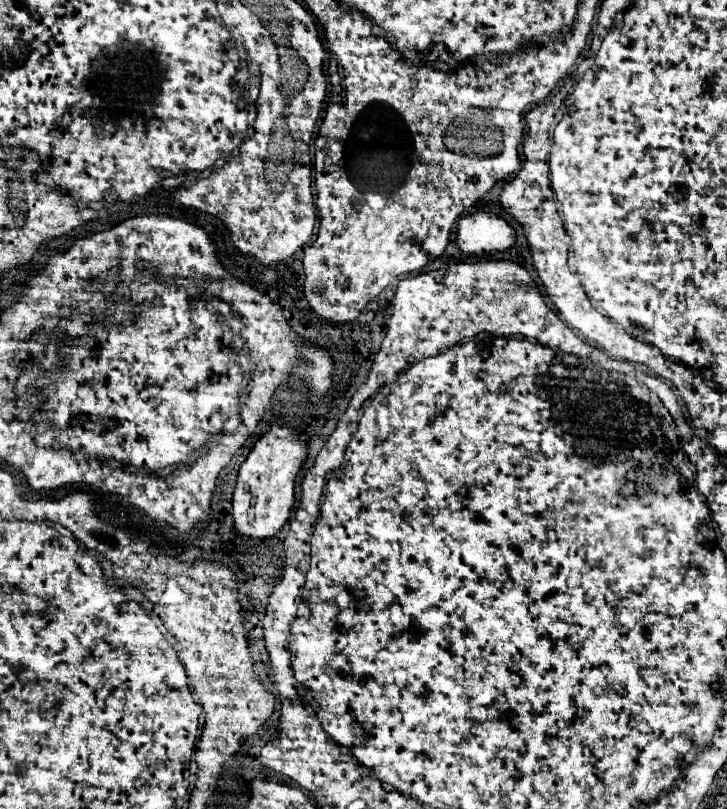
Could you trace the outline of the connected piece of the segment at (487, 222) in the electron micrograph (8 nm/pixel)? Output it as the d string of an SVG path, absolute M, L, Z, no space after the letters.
M478 211L458 221L458 247L462 253L498 253L516 243L514 227L492 211Z

